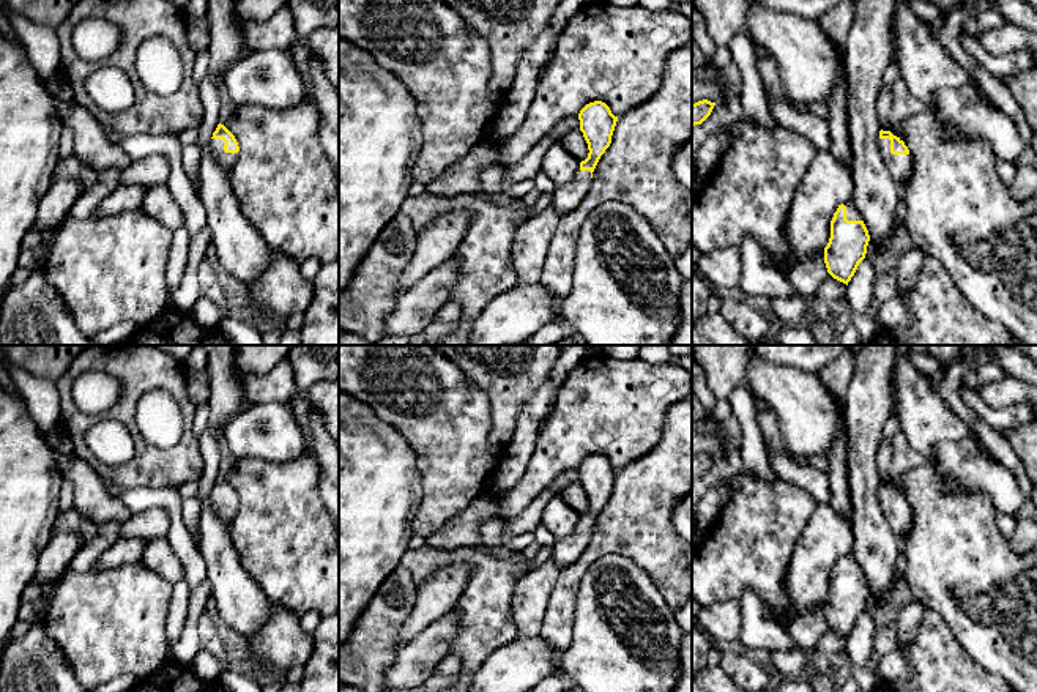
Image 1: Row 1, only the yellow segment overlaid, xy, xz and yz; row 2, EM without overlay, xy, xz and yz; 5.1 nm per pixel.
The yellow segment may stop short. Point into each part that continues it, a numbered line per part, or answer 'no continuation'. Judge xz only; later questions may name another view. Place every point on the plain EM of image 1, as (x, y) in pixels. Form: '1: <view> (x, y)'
1: xz (564, 550)

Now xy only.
1: xy (226, 513)

